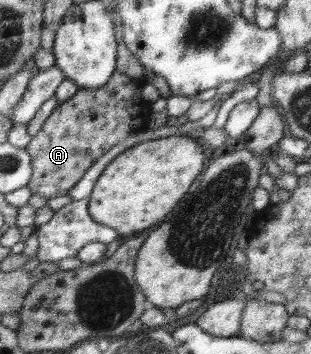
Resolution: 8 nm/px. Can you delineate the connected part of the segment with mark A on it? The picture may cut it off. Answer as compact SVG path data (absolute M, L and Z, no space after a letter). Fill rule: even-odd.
M117 71L103 88L80 88L69 100L60 102L25 148L32 159L32 177L28 187L48 200L65 196L99 156L119 144L115 140L143 133L152 113L150 103L141 94L143 84L144 81Z

